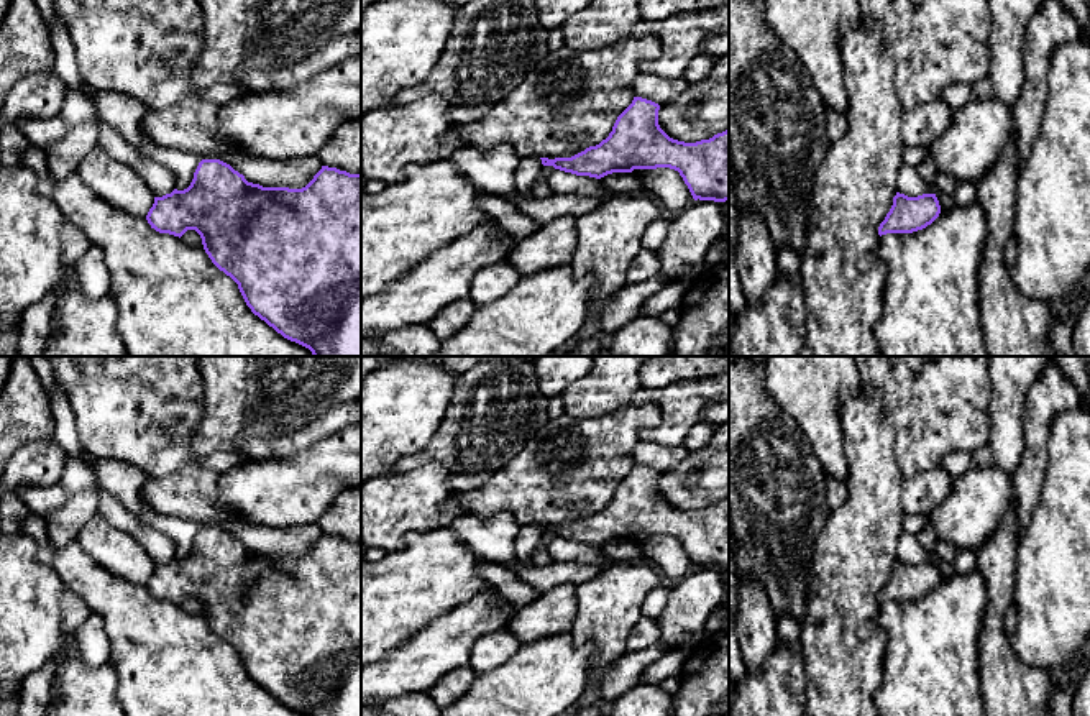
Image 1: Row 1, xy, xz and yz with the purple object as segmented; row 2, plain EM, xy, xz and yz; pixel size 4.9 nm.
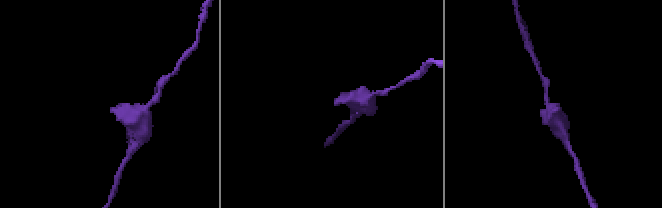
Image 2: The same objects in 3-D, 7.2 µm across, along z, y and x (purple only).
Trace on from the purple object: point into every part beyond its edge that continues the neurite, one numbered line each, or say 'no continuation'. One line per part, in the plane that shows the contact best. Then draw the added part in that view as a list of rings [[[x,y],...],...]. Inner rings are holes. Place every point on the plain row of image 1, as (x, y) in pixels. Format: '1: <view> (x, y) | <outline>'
no continuation

